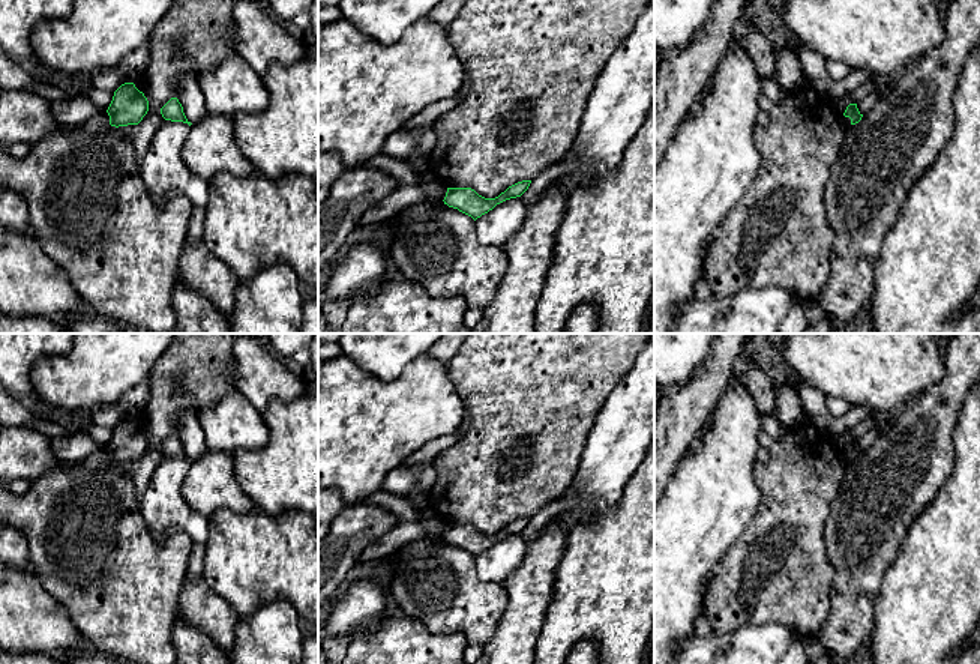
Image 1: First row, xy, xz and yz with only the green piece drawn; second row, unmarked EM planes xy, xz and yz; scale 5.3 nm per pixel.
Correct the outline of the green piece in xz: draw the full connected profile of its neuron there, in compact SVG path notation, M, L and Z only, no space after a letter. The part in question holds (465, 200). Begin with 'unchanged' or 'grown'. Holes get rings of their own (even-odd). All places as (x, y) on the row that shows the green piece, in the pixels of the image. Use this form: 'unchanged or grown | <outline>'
unchanged | M522 180L509 186L495 198L485 198L471 188L447 188L444 204L458 209L459 212L471 216L474 221L482 215L492 210L497 204L521 197L530 186L531 180Z

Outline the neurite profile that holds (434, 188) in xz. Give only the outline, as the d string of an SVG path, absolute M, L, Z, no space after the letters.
M422 174L422 188L431 197L437 200L444 200L447 188L437 180L434 176Z

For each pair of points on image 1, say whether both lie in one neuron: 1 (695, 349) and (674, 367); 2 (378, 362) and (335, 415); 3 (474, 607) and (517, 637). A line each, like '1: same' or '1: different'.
1: same
2: different
3: different

